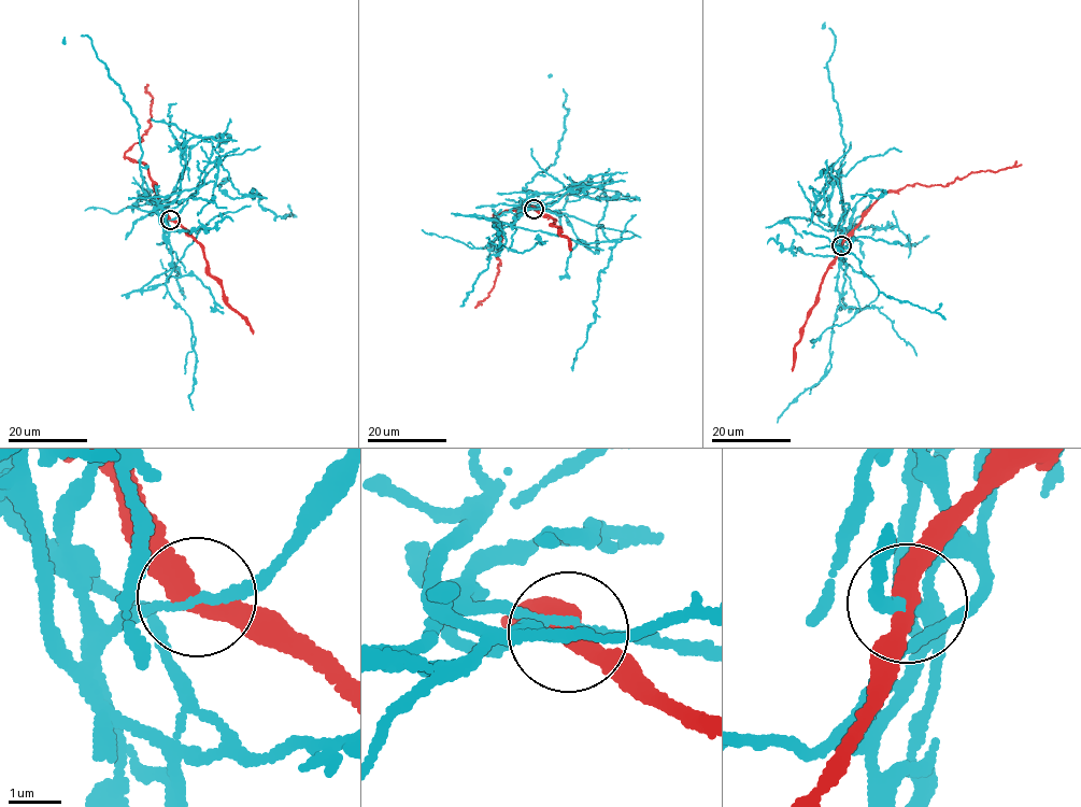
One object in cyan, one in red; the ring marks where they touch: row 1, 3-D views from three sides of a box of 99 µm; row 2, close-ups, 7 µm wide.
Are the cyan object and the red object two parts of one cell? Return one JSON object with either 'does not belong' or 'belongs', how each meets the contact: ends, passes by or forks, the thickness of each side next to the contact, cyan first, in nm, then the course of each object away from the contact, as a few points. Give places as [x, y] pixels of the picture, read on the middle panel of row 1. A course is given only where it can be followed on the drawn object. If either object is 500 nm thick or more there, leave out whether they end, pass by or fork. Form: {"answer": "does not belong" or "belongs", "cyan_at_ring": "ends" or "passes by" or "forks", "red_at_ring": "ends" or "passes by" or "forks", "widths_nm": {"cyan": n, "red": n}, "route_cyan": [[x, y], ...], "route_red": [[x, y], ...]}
{"answer": "does not belong", "cyan_at_ring": "passes by", "red_at_ring": "passes by", "widths_nm": {"cyan": 150, "red": 400}, "route_cyan": [[534, 209], [528, 202], [578, 186], [605, 192], [598, 225], [615, 245], [572, 370]], "route_red": [[534, 209], [506, 209], [494, 215], [501, 234], [500, 264], [495, 286], [474, 307]]}

